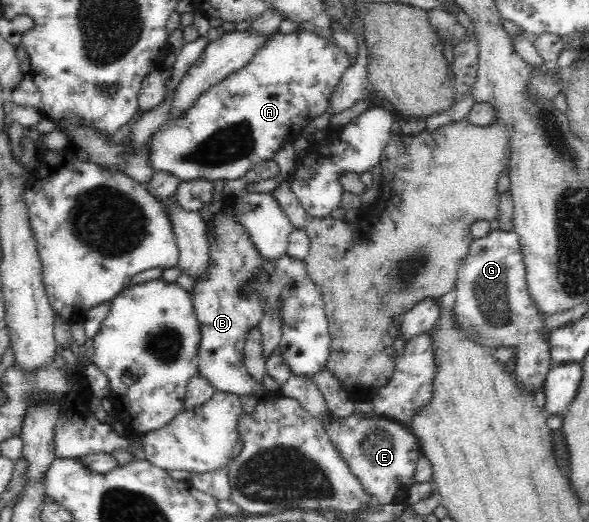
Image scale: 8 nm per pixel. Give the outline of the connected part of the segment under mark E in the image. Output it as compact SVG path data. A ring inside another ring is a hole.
M291 374L287 382L280 386L280 391L283 396L299 401L304 410L323 425L337 453L346 461L363 489L380 504L405 501L408 488L414 484L414 473L421 458L419 440L406 424L377 415L357 417L351 414L345 418L330 416L327 401L311 376Z

